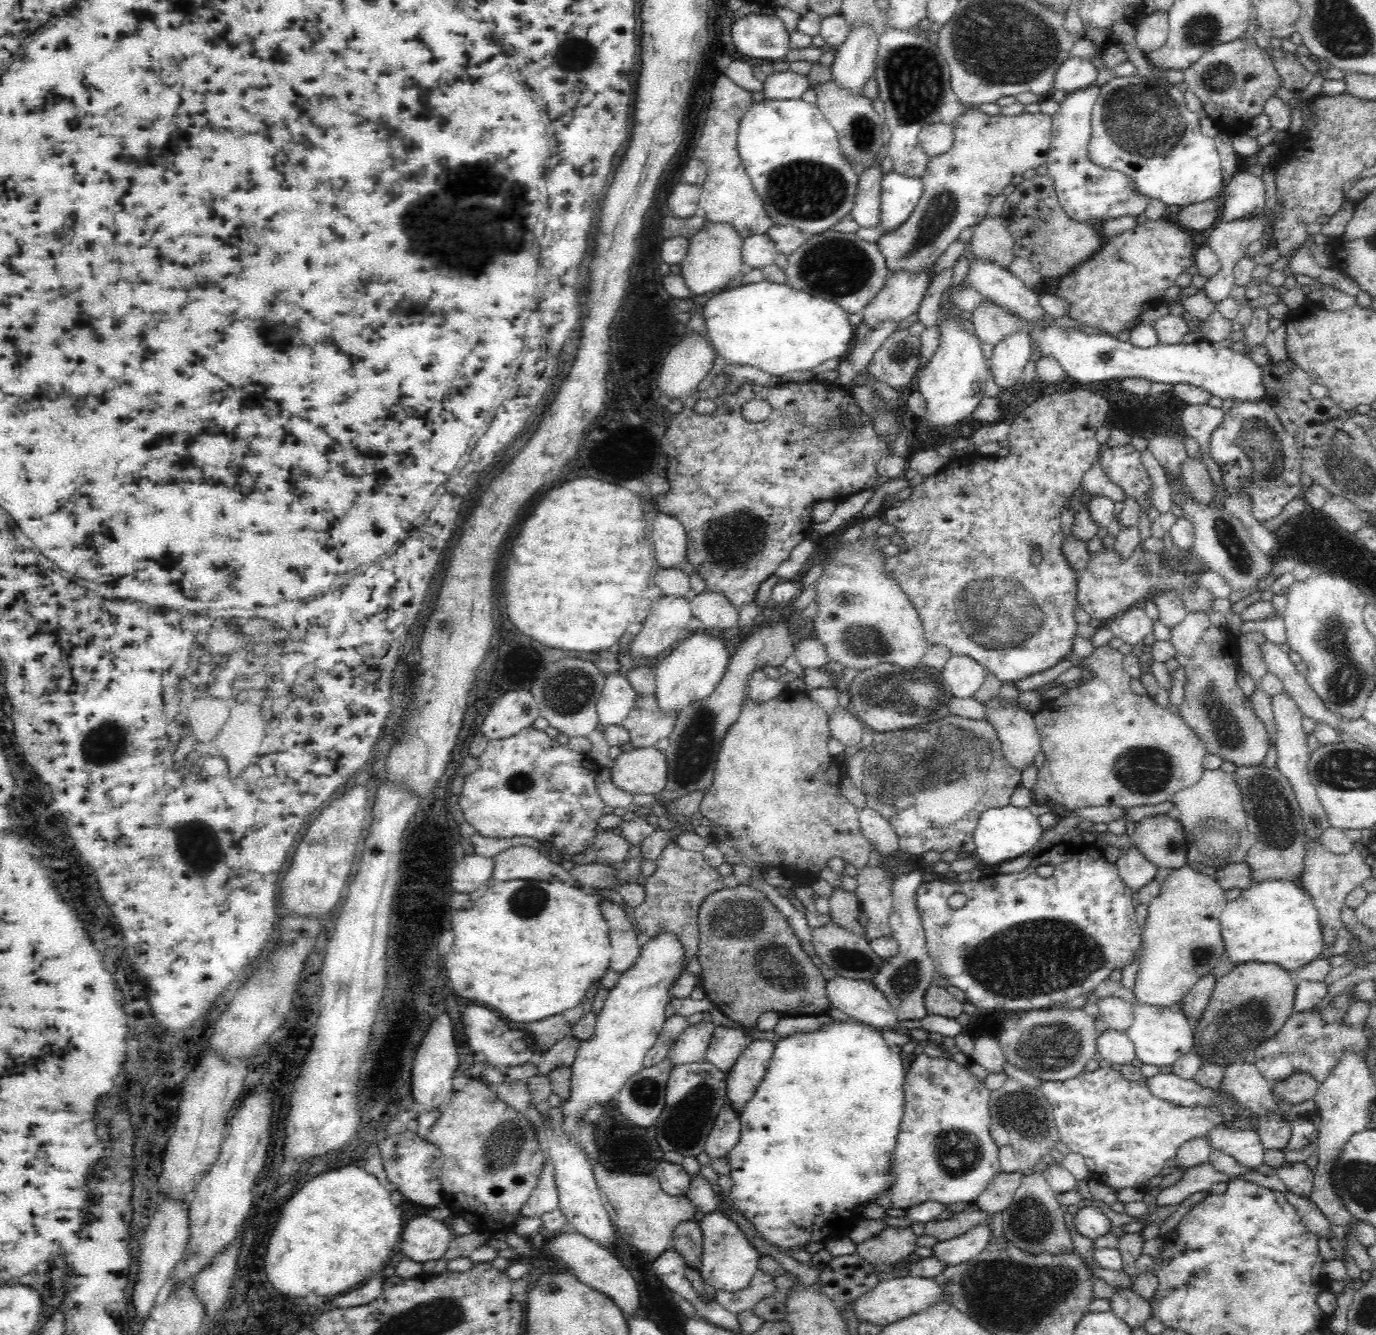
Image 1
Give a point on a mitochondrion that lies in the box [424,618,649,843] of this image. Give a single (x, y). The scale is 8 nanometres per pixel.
(570, 691)

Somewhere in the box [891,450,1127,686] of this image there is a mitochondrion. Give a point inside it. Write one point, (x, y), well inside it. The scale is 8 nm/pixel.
(994, 614)

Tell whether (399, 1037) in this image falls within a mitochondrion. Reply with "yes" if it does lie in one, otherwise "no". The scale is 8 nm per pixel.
no

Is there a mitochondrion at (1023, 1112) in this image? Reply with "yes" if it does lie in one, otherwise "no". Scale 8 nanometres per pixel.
yes

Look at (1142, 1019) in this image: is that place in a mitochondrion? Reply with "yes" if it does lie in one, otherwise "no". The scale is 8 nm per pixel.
no

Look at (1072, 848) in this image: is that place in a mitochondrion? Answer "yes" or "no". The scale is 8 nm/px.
no

